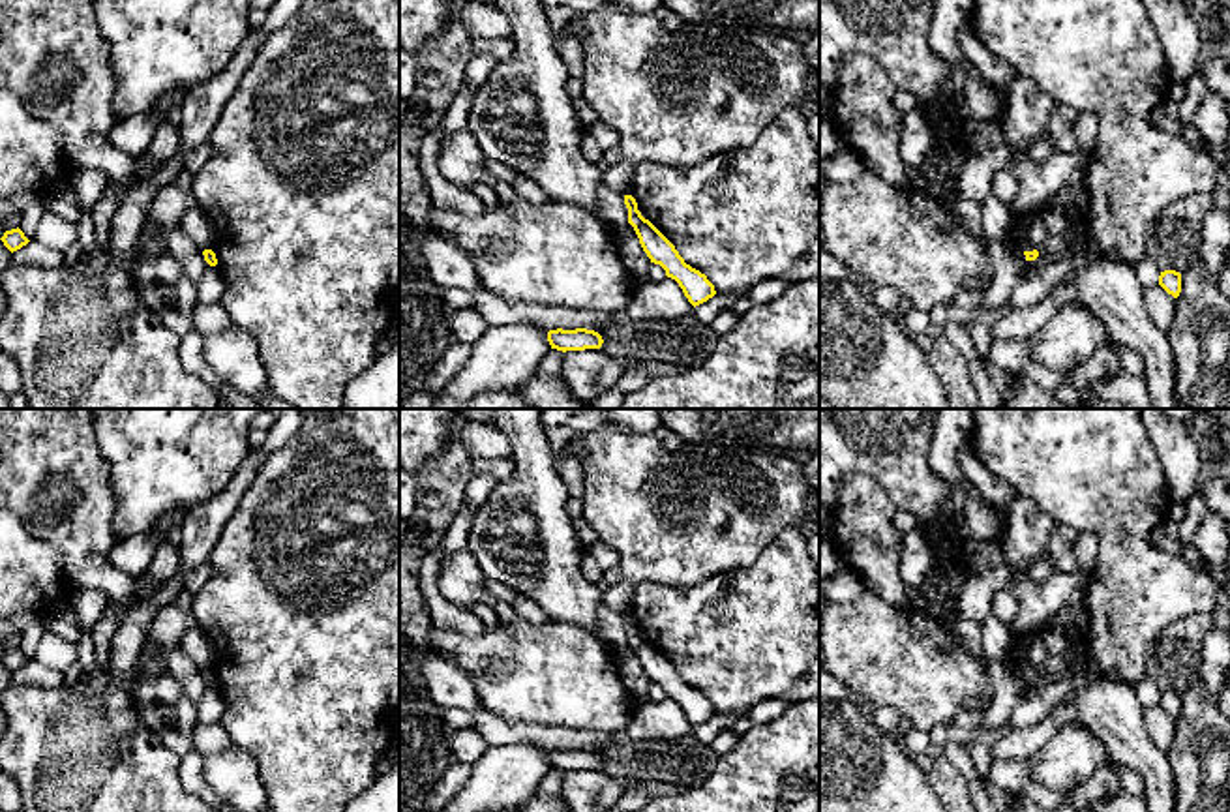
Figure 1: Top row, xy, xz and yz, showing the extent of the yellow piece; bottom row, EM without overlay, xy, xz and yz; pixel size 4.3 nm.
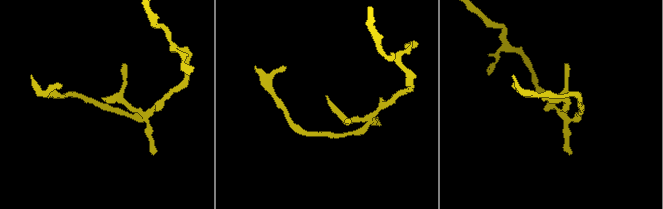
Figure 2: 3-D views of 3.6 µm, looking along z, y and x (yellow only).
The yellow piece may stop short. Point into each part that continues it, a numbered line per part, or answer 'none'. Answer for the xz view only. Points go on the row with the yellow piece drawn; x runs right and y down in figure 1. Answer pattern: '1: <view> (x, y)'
none

